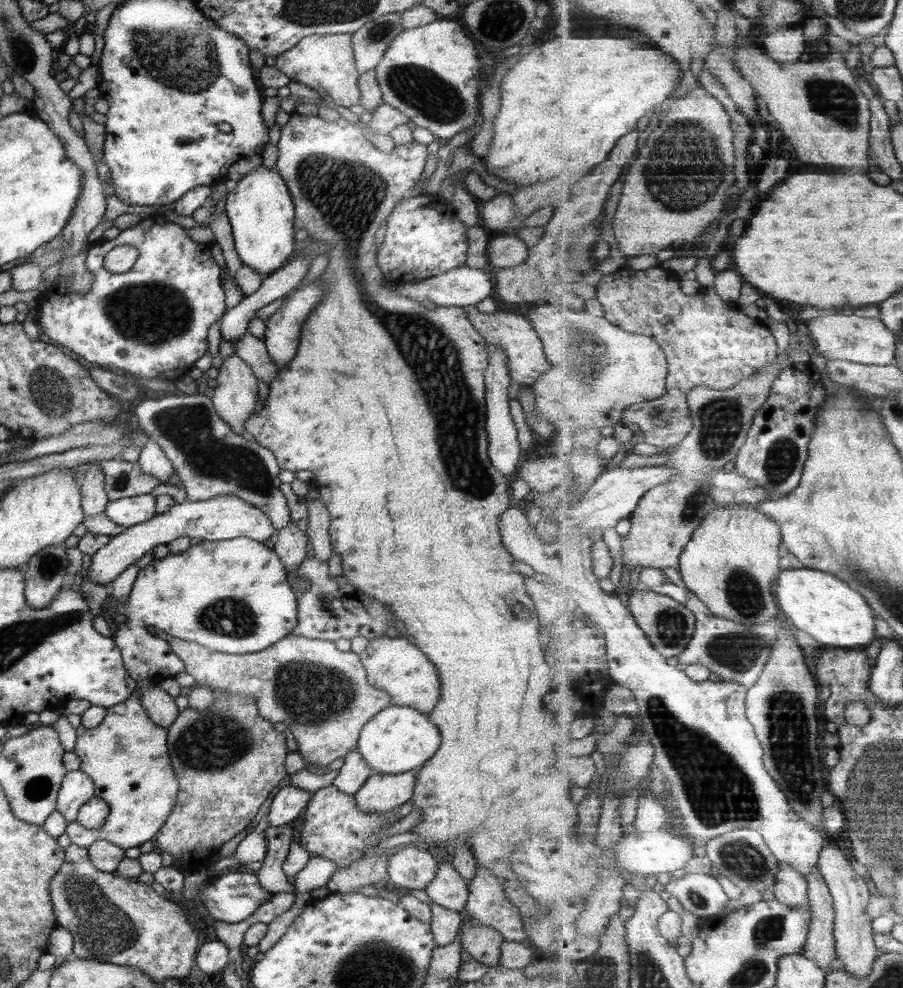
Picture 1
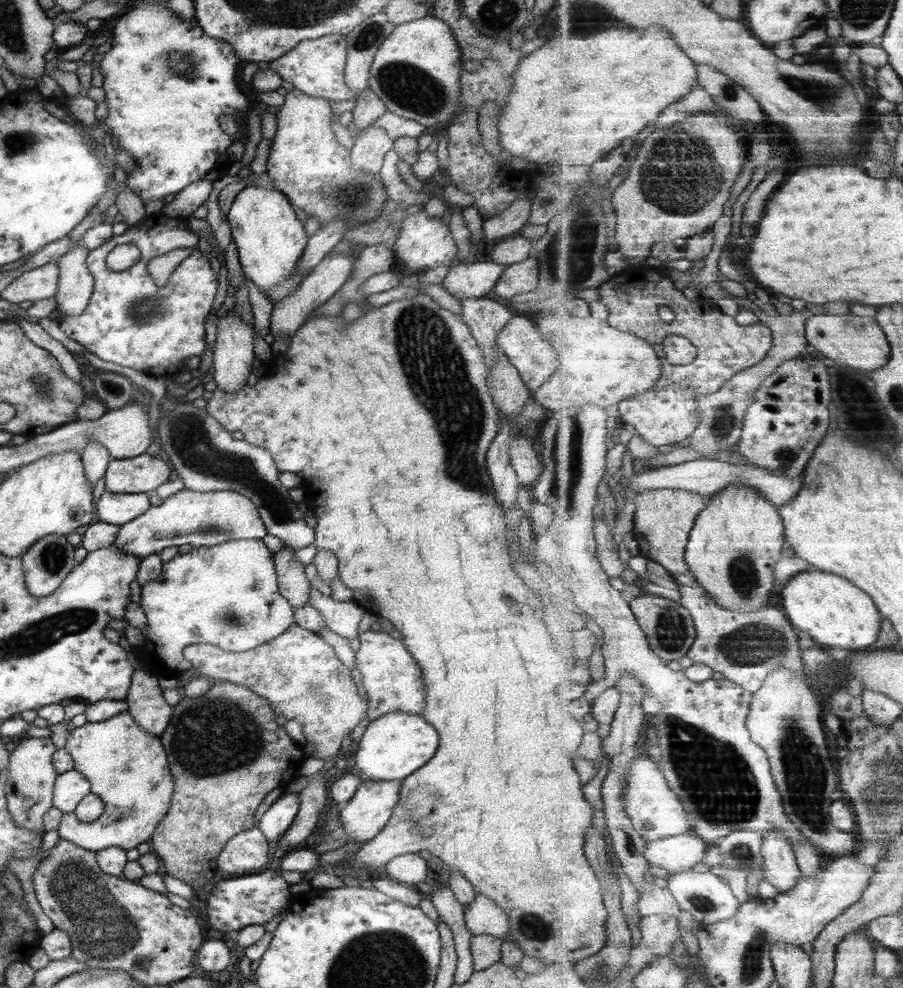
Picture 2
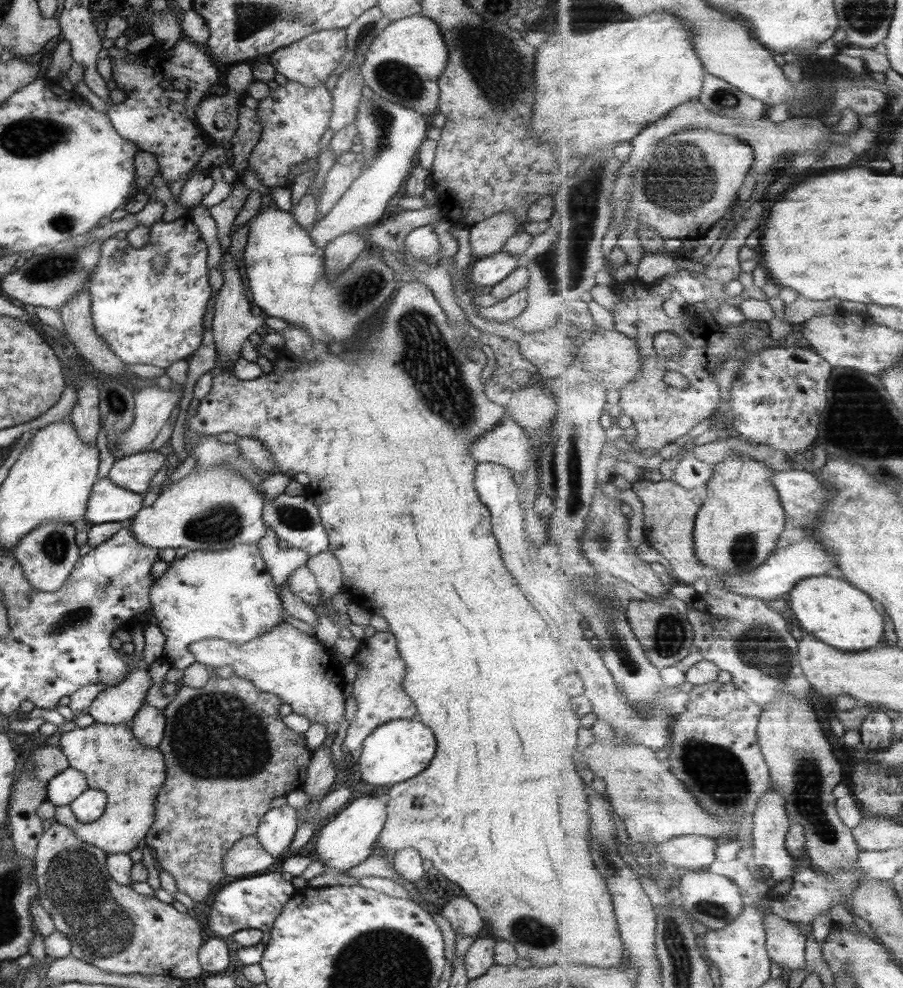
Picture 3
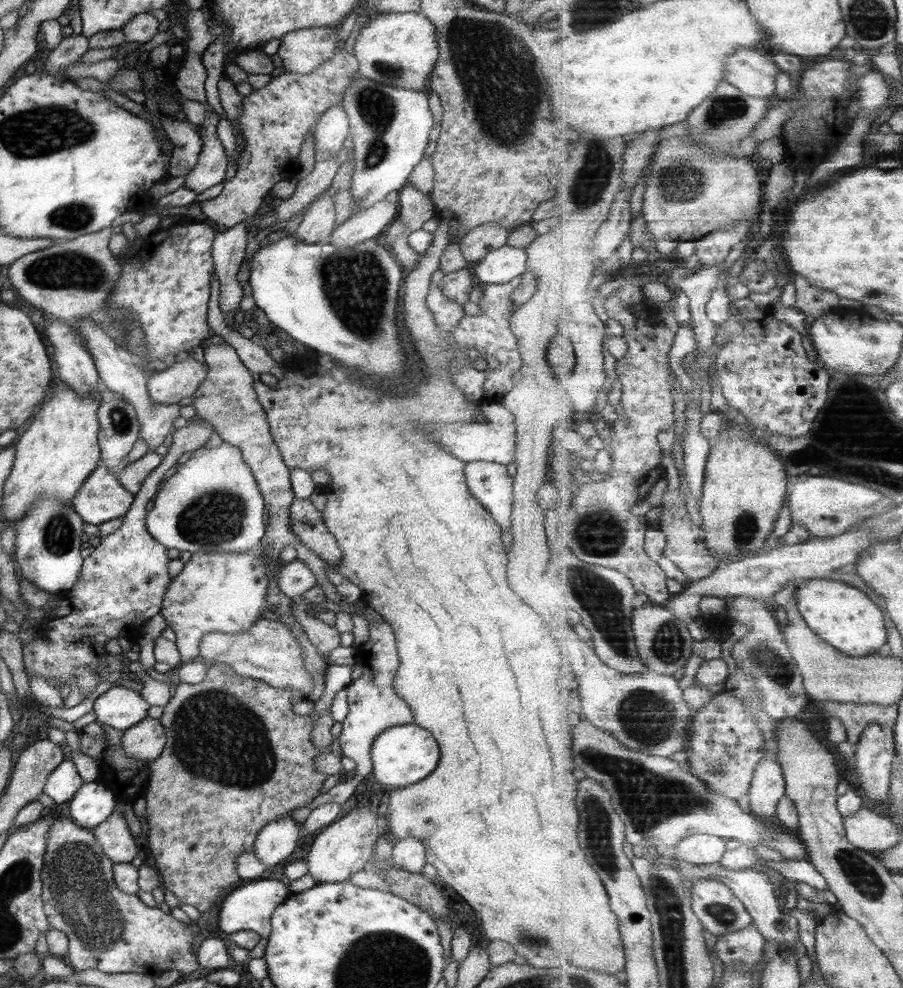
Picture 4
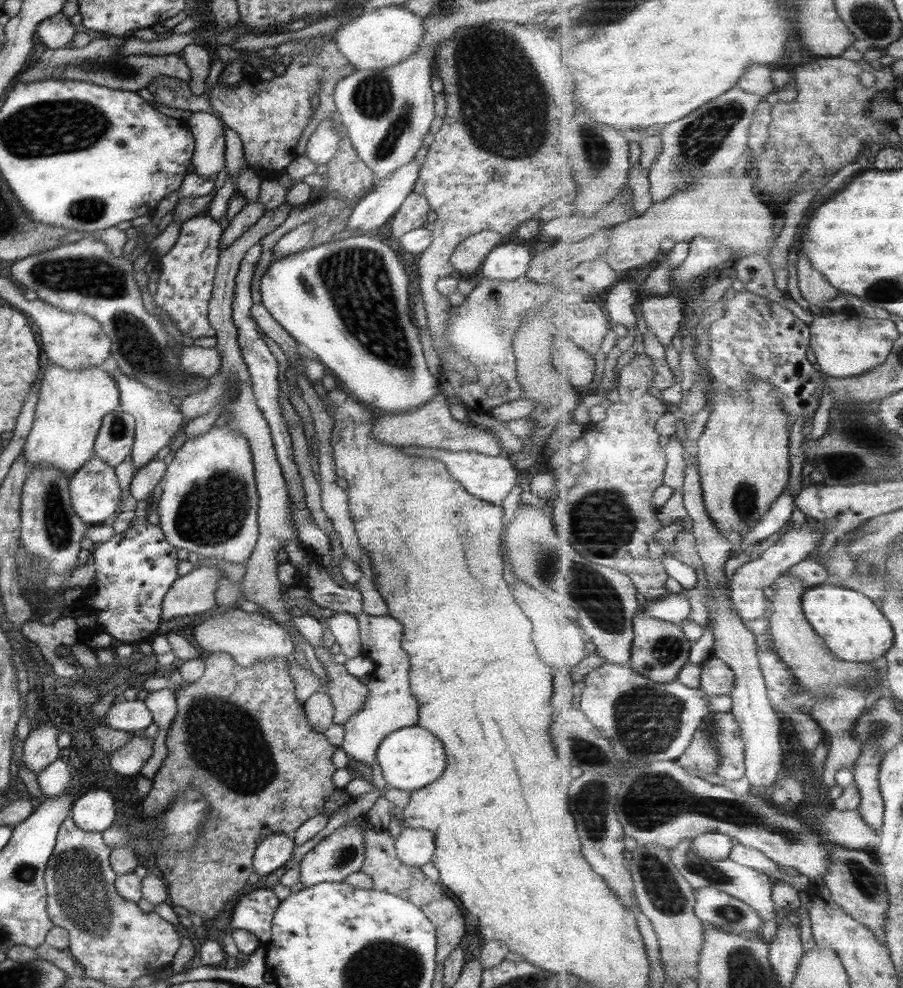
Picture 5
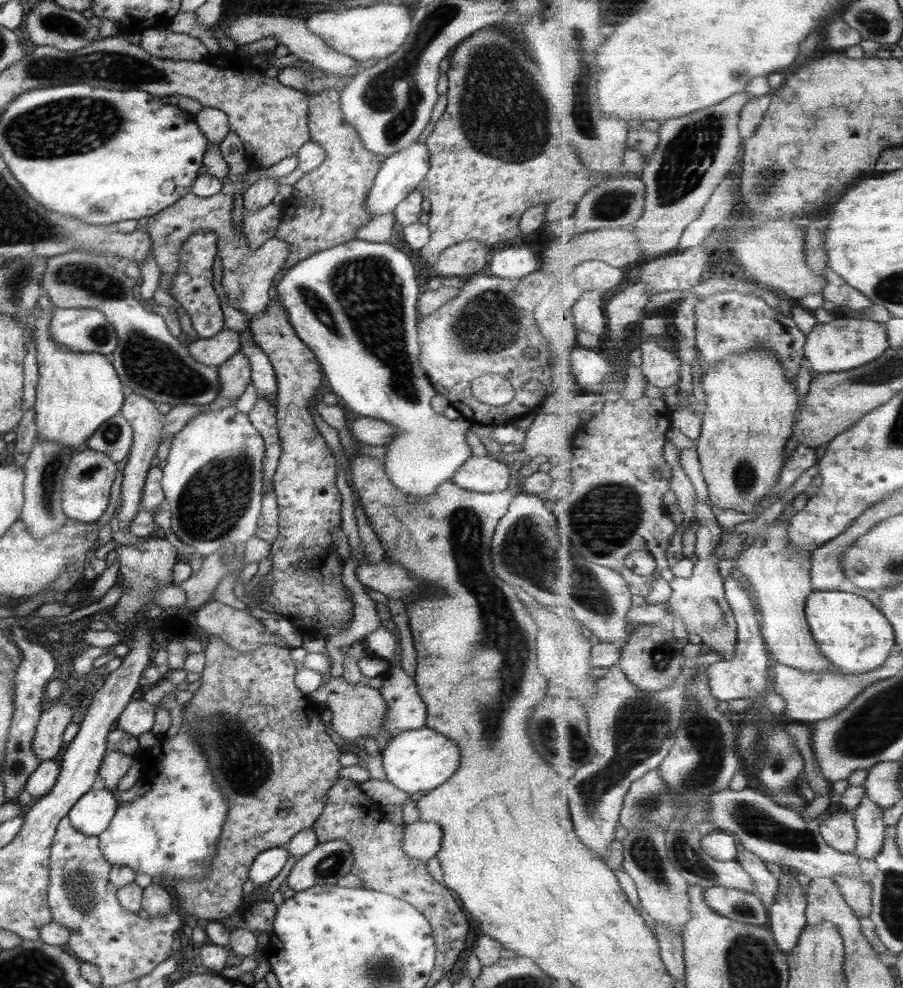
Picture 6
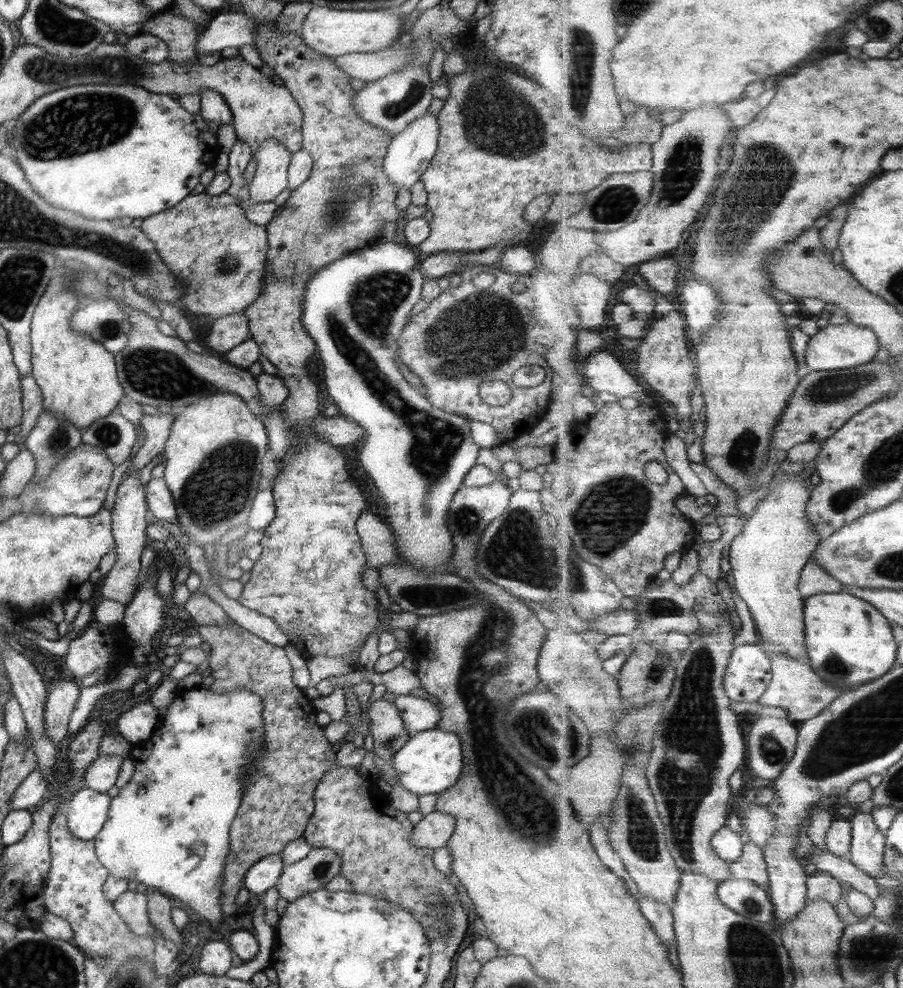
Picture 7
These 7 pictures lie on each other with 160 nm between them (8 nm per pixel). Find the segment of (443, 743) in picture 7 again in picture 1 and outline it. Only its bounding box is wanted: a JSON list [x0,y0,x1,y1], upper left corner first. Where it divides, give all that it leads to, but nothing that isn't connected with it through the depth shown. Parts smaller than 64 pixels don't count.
[356,704,440,774]

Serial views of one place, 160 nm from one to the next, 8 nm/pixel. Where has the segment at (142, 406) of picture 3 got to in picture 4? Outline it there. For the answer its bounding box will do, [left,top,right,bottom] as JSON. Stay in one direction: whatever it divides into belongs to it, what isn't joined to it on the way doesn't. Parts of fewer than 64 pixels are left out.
[147,357,205,405]

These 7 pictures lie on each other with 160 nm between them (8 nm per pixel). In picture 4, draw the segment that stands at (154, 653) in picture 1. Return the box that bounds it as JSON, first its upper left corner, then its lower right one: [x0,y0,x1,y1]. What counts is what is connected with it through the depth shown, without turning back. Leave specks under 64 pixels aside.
[160,551,268,664]

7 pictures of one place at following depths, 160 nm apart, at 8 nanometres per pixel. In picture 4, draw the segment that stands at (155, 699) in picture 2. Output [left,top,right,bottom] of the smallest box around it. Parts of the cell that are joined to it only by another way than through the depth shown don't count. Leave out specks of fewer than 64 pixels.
[119,715,166,762]

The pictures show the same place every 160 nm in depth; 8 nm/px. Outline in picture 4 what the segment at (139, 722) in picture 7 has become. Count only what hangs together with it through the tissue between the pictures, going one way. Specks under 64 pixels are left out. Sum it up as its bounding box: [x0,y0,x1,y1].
[92,689,149,731]

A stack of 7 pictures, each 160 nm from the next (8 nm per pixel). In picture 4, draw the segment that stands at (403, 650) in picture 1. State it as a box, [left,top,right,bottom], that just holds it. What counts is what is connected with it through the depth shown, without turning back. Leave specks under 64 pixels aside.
[289,621,413,820]

